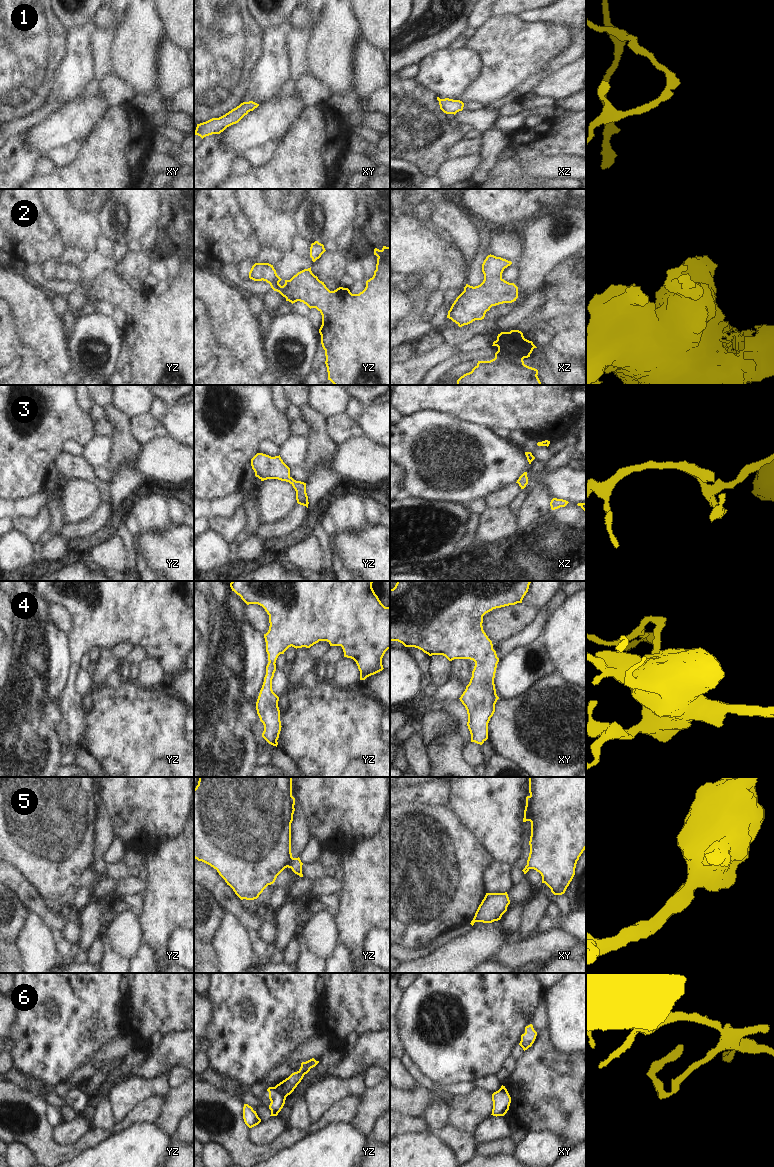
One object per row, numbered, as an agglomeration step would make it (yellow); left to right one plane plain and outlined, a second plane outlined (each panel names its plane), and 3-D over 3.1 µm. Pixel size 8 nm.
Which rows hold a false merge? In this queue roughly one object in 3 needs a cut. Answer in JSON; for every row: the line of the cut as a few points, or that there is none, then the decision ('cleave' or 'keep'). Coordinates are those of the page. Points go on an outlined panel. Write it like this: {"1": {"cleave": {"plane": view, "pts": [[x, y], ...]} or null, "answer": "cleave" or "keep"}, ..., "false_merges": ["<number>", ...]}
{"1": {"cleave": null, "answer": "keep"}, "2": {"cleave": null, "answer": "keep"}, "3": {"cleave": null, "answer": "keep"}, "4": {"cleave": null, "answer": "keep"}, "5": {"cleave": null, "answer": "keep"}, "6": {"cleave": {"plane": "yz", "pts": [[274, 1087], [285, 1097]]}, "answer": "cleave"}, "false_merges": ["6"]}

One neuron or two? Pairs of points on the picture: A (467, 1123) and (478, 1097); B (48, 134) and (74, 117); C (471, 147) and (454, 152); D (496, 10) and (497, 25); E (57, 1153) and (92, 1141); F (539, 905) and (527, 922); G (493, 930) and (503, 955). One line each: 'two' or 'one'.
A: one
B: one
C: one
D: two
E: one
F: one
G: two

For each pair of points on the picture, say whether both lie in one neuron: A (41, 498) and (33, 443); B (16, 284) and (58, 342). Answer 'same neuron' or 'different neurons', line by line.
A: different neurons
B: same neuron

